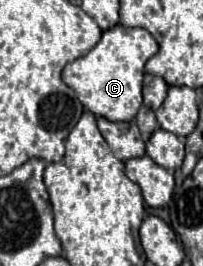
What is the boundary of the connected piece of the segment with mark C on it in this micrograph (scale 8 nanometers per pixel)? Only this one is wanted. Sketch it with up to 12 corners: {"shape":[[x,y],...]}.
{"shape":[[121,24],[63,68],[95,116],[135,118],[145,62],[159,50]]}

